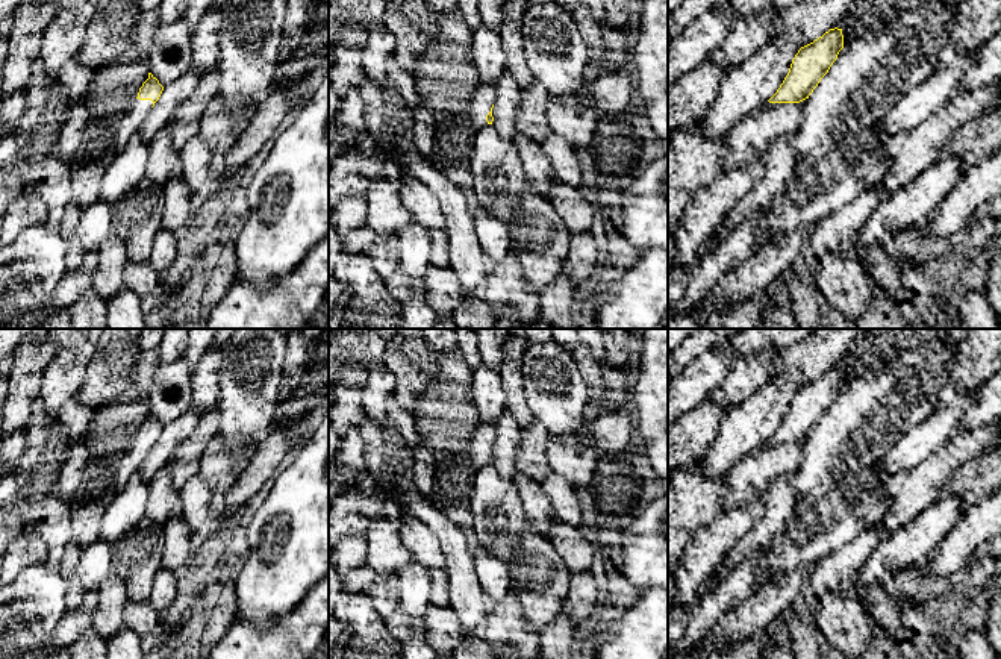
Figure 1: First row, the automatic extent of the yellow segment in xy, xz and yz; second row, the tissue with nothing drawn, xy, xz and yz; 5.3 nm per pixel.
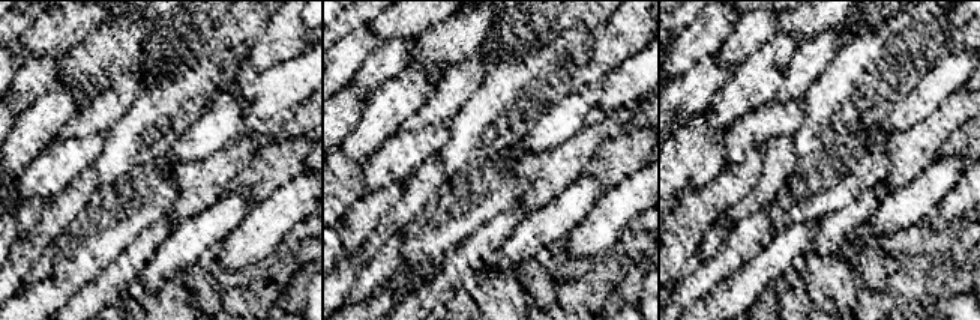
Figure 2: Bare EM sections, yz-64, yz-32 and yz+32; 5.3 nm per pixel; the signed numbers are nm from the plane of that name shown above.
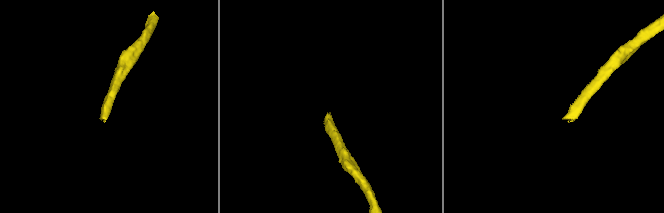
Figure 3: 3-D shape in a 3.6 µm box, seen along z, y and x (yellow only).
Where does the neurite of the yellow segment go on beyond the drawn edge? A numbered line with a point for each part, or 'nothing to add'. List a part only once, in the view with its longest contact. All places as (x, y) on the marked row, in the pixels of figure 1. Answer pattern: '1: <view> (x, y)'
1: xy (141, 108)

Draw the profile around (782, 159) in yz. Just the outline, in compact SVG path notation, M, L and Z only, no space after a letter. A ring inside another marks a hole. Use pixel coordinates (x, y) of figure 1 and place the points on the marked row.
M795 132L780 136L766 153L763 176L728 209L722 224L731 230L751 214L775 203L784 192L786 180L795 174L800 161Z

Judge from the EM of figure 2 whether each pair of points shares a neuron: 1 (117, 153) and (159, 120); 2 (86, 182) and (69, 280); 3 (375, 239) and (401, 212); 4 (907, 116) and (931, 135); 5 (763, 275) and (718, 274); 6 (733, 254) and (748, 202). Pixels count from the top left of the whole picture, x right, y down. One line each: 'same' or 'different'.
1: same
2: different
3: same
4: different
5: different
6: different

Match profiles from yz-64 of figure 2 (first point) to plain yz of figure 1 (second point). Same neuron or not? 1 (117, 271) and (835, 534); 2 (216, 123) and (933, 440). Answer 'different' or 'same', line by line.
1: different
2: same

